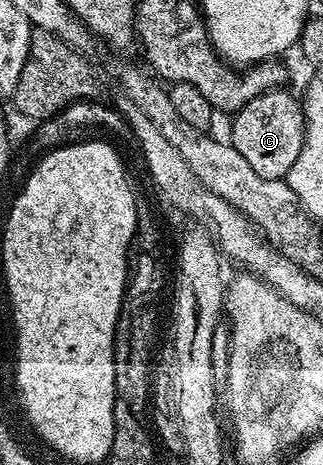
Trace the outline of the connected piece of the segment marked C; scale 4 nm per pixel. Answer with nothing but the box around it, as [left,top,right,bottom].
[230,87,307,180]

